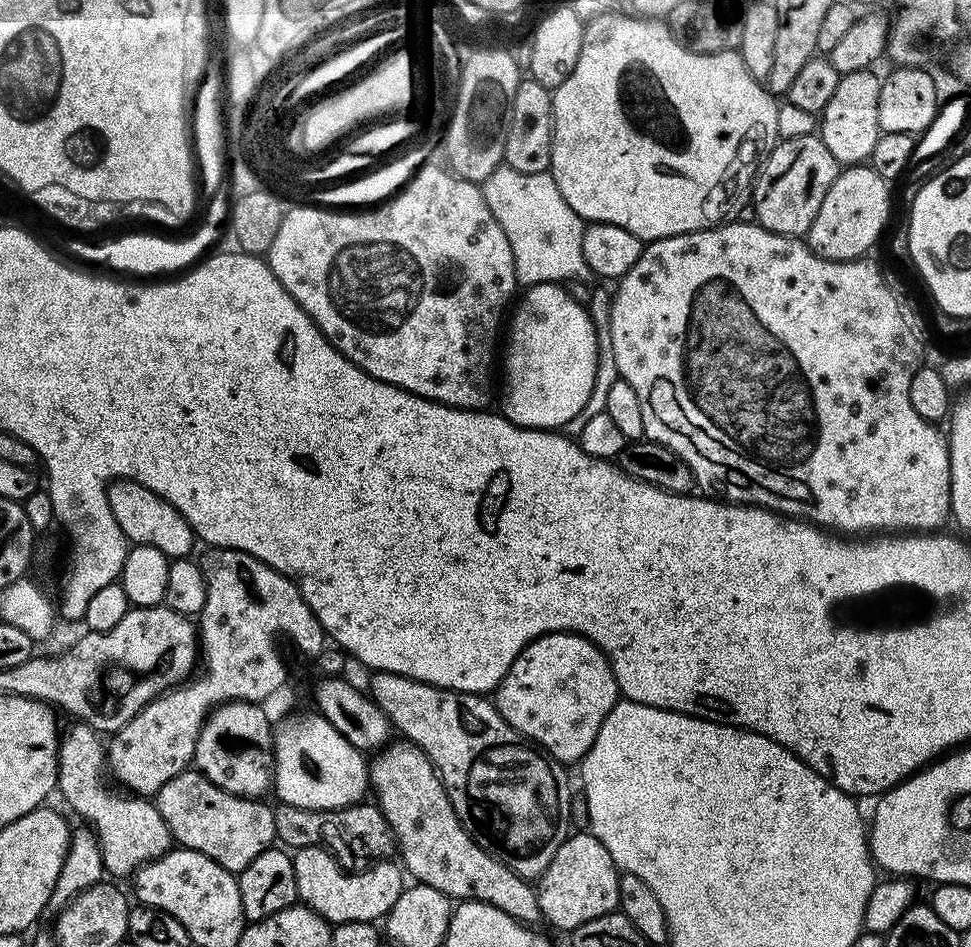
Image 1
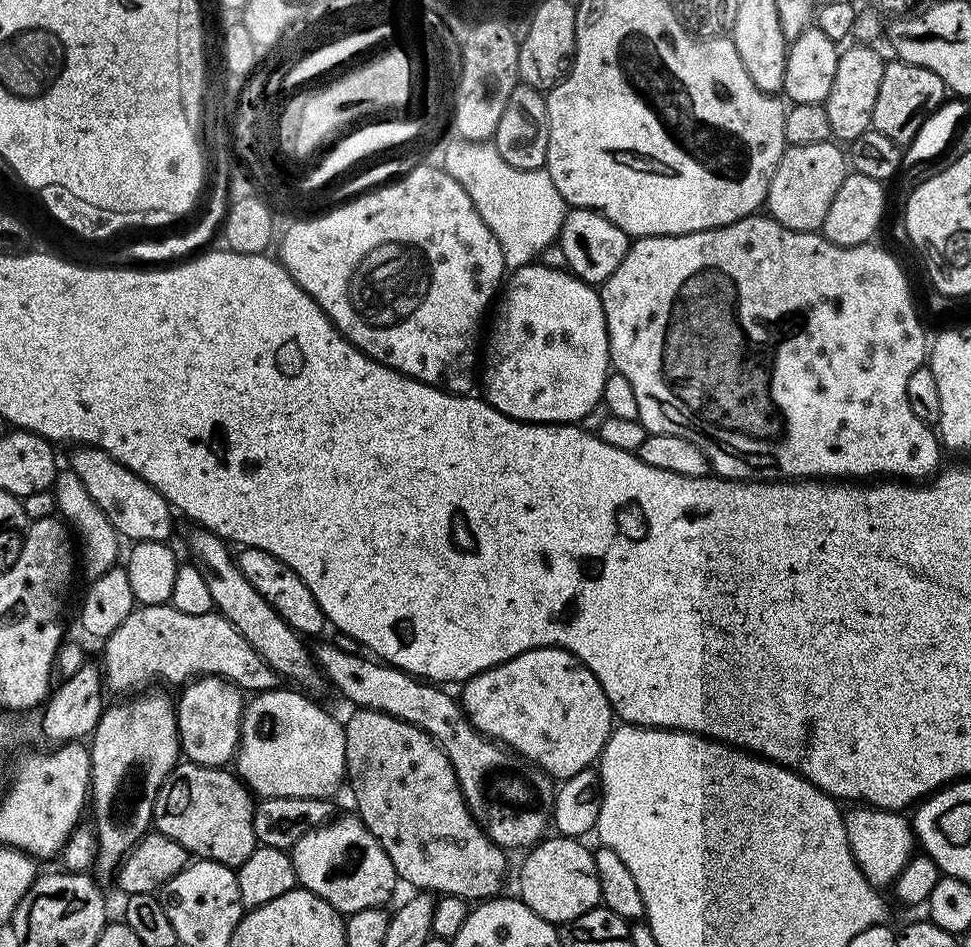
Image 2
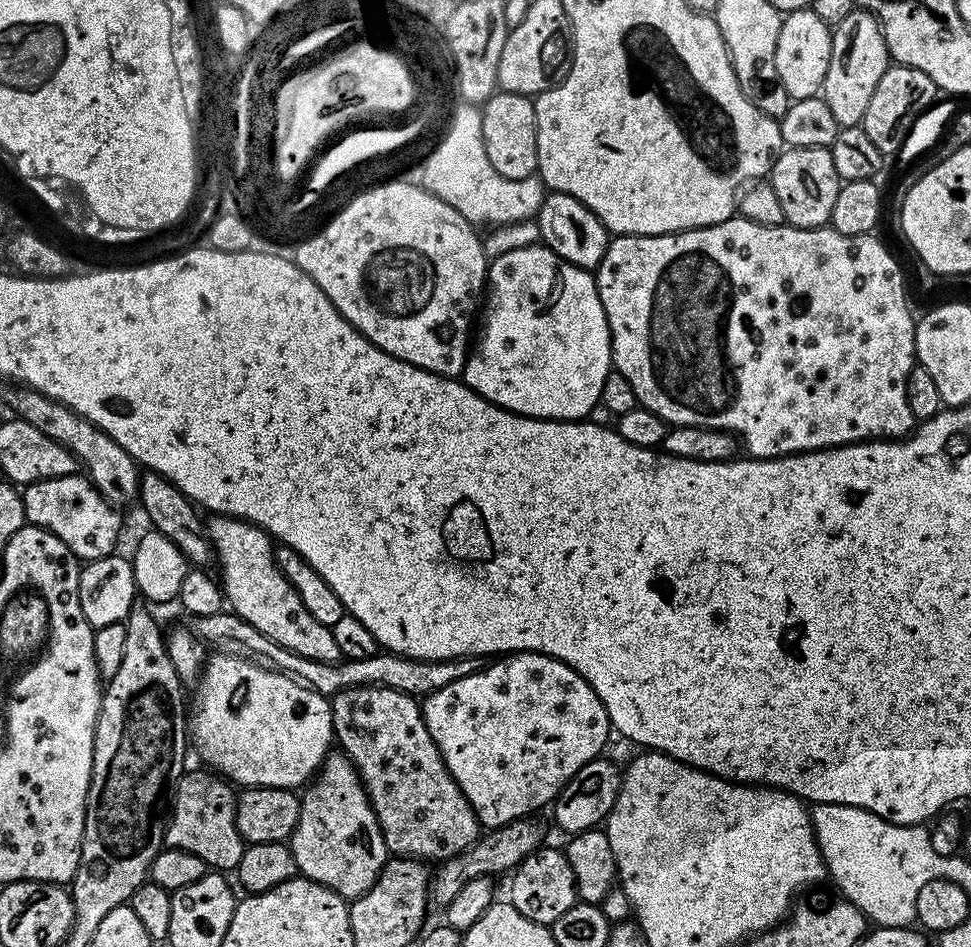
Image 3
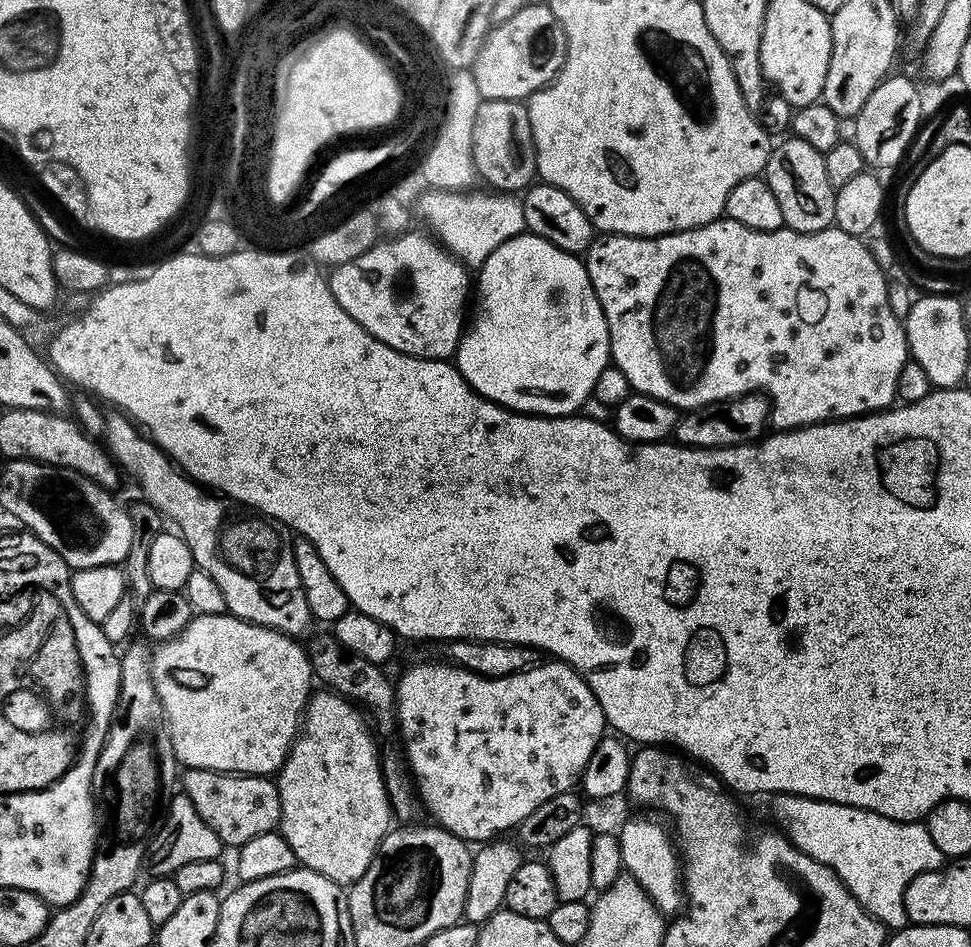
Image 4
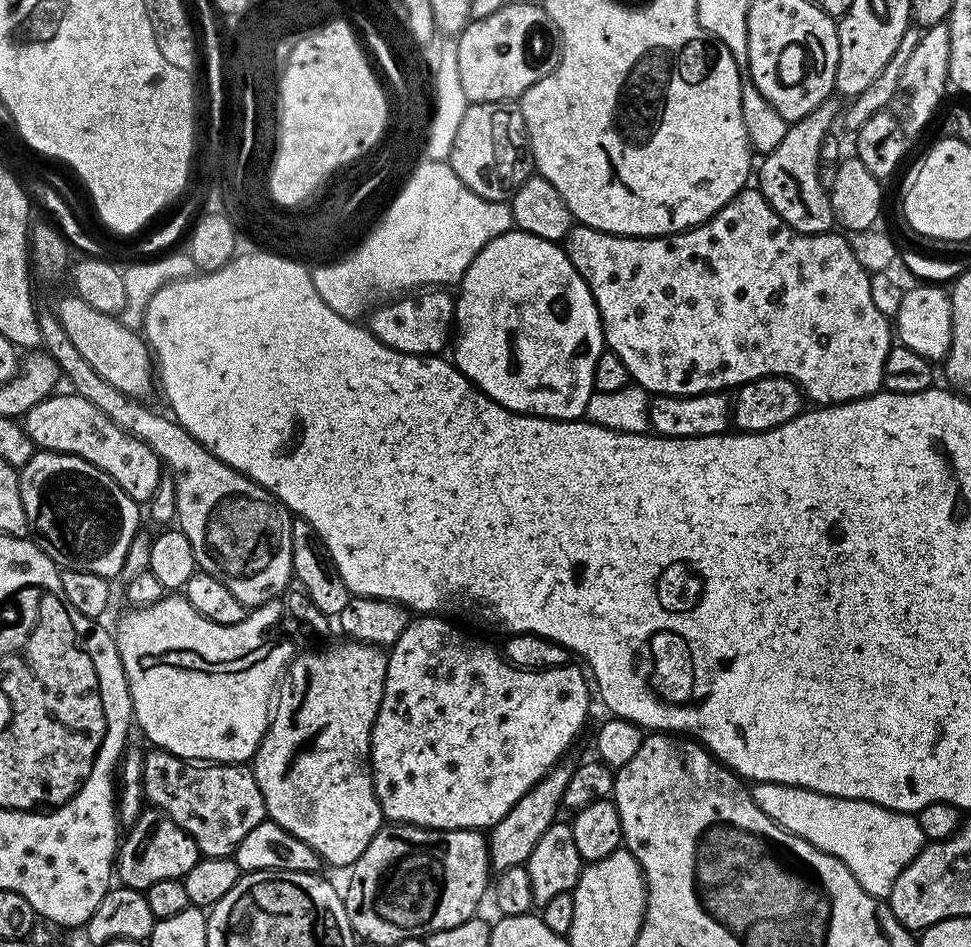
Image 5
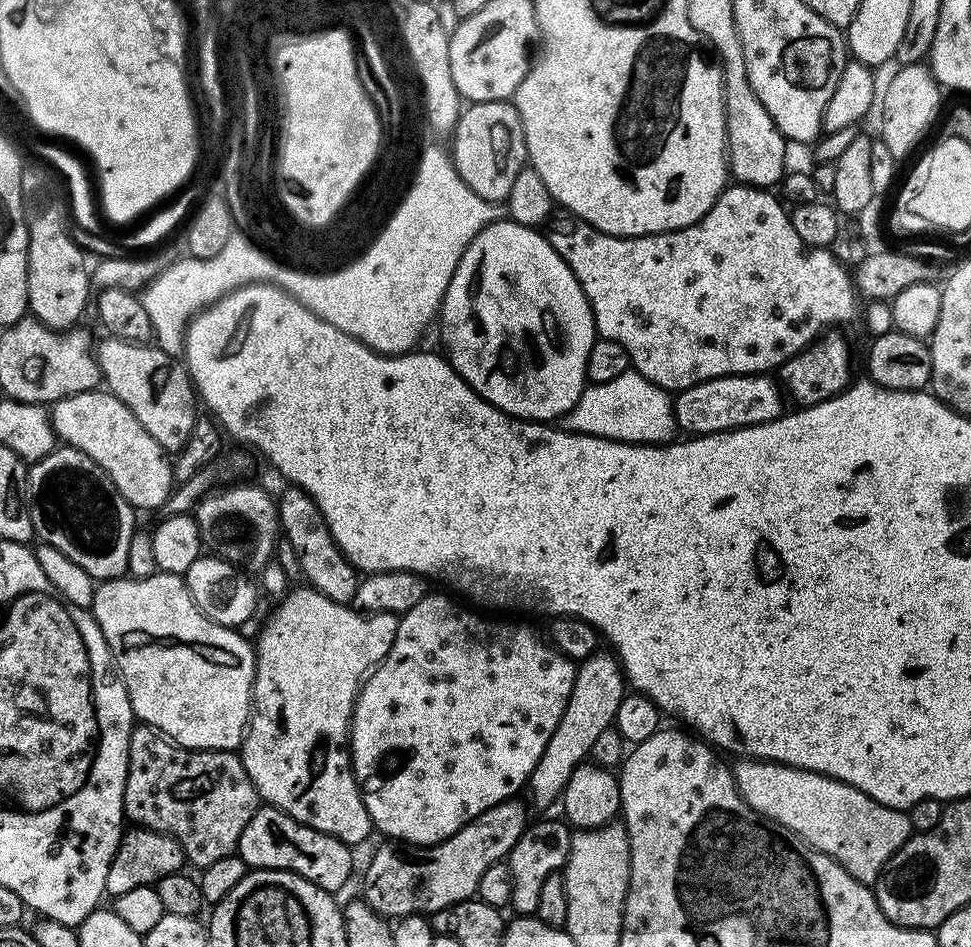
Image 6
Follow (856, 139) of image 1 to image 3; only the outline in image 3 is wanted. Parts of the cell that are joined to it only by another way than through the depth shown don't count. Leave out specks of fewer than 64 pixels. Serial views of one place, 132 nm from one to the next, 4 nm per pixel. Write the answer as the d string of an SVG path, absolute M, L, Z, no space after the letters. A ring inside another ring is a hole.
M853 10L832 28L830 66L826 70L822 95L826 106L830 106L834 118L841 128L854 127L863 121L866 105L874 95L874 89L882 74L890 67L886 38L882 34L876 17L867 10Z

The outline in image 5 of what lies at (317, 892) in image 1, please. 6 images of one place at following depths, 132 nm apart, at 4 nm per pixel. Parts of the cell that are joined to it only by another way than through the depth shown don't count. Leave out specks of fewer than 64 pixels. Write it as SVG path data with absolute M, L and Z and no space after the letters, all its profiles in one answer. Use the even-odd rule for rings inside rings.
M345 639L343 643L336 644L333 648L321 647L319 650L304 650L293 655L292 662L288 665L278 685L278 691L274 696L275 704L268 721L268 729L258 746L256 755L250 761L250 767L258 782L258 790L262 790L262 798L268 811L267 819L282 826L282 830L290 830L290 834L294 834L294 838L302 838L302 842L306 842L306 846L310 846L310 850L314 850L320 855L321 861L325 865L333 864L336 868L347 869L360 857L362 850L366 850L366 846L370 846L374 834L378 834L378 830L386 820L374 790L370 757L372 755L372 727L376 721L386 686L388 652L383 648L377 648L374 644L360 644L356 640Z

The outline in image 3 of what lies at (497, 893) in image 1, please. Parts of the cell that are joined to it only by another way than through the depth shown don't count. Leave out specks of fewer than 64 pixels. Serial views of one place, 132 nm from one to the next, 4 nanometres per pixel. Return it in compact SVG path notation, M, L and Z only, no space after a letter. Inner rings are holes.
M367 684L335 692L330 697L330 703L335 743L360 775L368 803L372 805L376 820L384 832L389 853L393 857L411 856L413 860L439 862L466 851L481 835L482 825L476 819L470 802L454 782L438 746L434 746L430 730L426 730L421 701L398 690Z

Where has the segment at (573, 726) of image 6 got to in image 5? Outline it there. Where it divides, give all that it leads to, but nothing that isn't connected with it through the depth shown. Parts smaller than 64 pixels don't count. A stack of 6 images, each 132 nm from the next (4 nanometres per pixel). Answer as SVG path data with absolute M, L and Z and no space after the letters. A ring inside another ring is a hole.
M568 762L556 764L533 788L522 794L522 798L518 798L518 802L510 810L510 814L506 814L506 818L502 818L490 829L488 863L493 873L510 870L510 866L527 865L534 850L534 842L538 842L538 838L546 834L550 825L557 823L556 811L561 811L572 769L573 765Z

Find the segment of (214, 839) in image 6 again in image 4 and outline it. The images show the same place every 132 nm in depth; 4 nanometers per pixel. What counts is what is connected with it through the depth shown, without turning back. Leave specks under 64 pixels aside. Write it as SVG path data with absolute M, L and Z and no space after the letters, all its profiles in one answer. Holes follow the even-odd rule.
M189 768L183 773L183 795L194 802L198 818L218 834L221 845L239 850L258 834L275 832L280 826L280 799L275 779L266 776L241 776L235 772L215 772L205 768Z

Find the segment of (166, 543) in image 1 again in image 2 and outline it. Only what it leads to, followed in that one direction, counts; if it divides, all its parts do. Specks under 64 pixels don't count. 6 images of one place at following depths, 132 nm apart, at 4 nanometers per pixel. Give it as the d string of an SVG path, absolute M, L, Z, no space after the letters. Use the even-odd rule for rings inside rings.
M80 446L73 452L76 453L72 456L71 475L77 476L82 482L82 486L86 486L86 494L90 494L93 505L104 515L107 527L111 531L113 528L118 535L125 536L128 542L158 542L162 544L171 541L172 532L174 536L174 526L172 530L174 512L167 498L157 488L150 486L150 482L146 482L138 474L134 474L134 470L130 470L100 448Z

